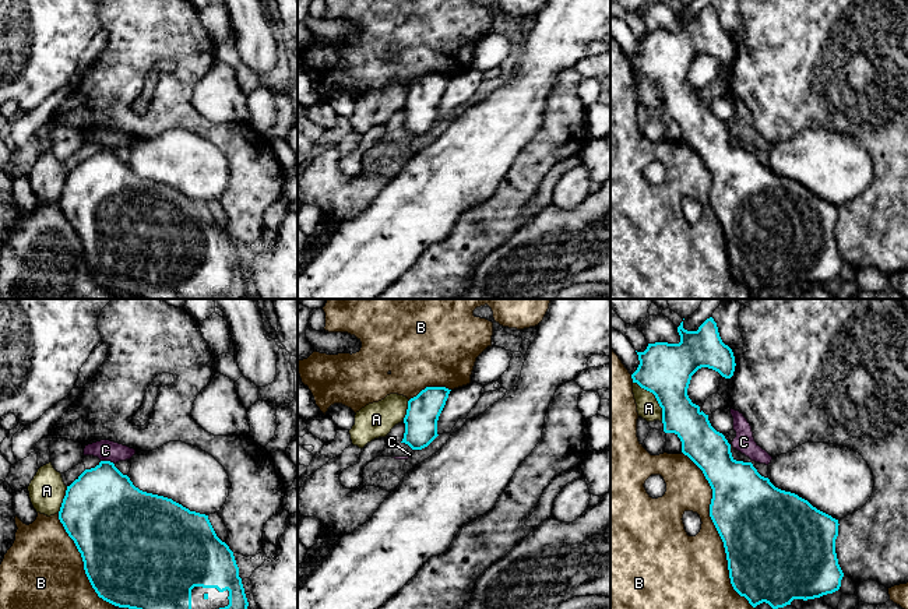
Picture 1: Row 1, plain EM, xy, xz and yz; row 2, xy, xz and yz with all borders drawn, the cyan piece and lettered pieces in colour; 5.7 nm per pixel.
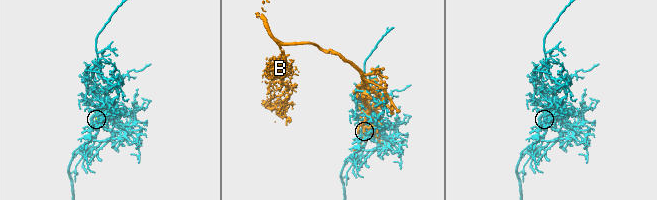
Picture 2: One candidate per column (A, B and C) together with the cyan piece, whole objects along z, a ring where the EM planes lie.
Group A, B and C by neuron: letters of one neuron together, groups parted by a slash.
A / B / C

